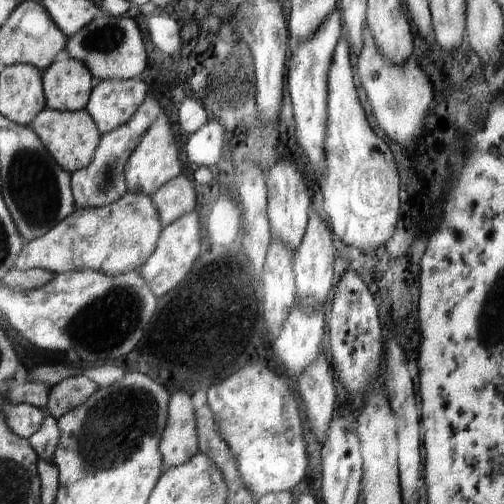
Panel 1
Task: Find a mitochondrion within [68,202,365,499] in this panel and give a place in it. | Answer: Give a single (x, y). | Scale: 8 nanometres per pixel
(115, 430)

